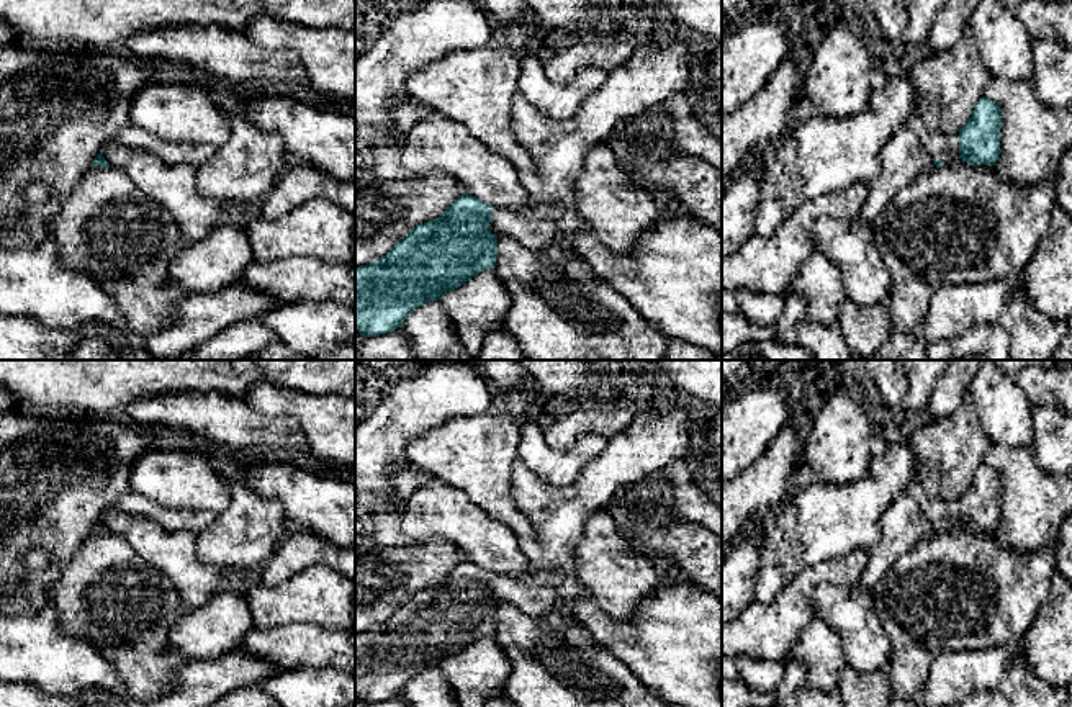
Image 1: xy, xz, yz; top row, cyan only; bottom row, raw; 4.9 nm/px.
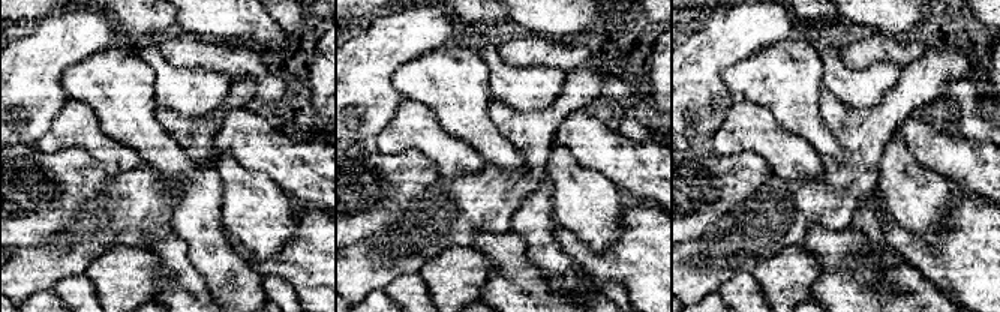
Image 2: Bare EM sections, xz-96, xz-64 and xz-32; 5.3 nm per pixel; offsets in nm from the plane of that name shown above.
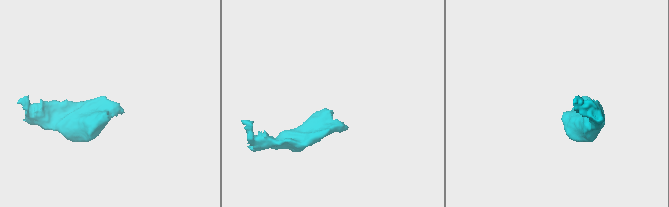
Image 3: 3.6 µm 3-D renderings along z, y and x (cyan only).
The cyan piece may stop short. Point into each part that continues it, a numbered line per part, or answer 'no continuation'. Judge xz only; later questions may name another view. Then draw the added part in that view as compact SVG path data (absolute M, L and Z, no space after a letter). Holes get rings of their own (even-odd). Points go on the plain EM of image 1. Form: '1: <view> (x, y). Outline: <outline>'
1: xz (534, 601). Outline: M493 573L491 601L498 604L509 604L530 617L547 614L558 602L556 591L548 586L530 586L517 578Z

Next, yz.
1: yz (945, 514). Outline: M917 491L917 499L921 511L933 520L935 525L939 525L943 532L956 532L962 529L959 520L959 498L953 501L935 501Z

